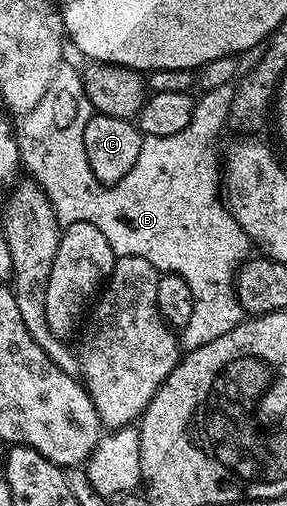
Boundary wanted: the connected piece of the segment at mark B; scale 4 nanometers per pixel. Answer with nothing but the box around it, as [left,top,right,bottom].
[18,64,252,352]

